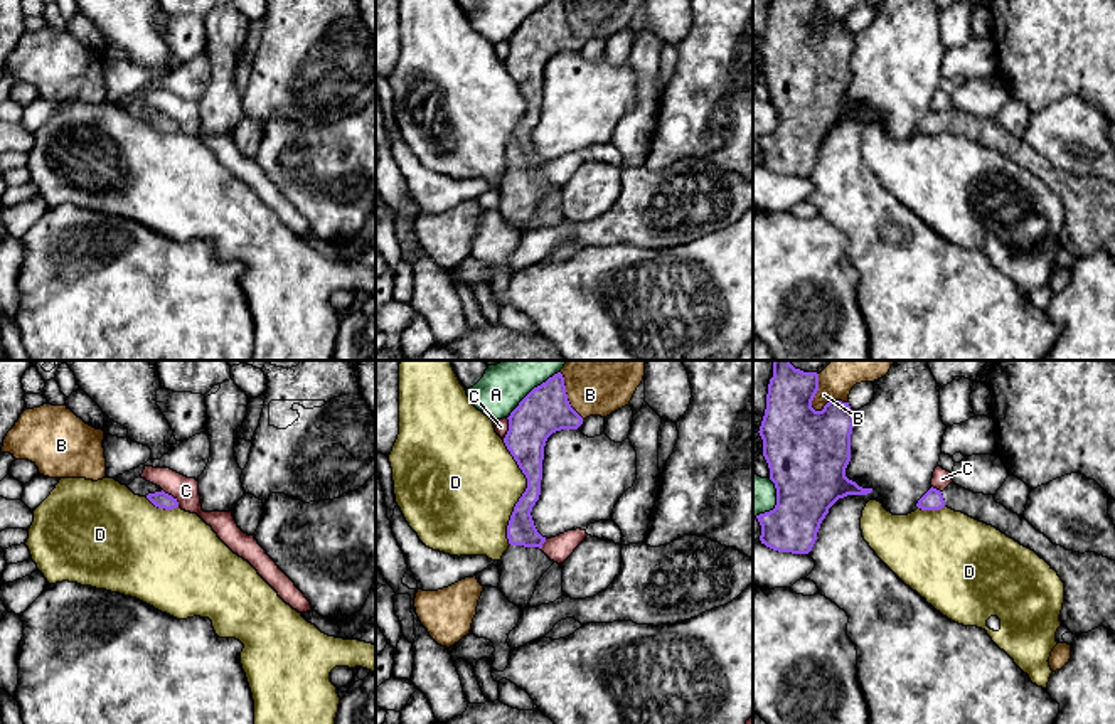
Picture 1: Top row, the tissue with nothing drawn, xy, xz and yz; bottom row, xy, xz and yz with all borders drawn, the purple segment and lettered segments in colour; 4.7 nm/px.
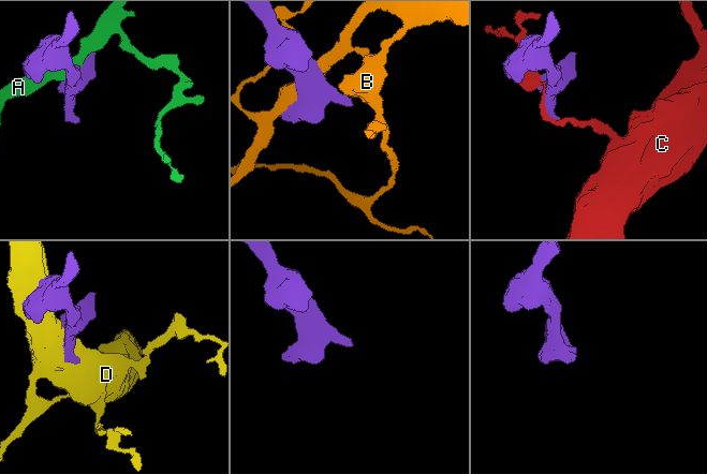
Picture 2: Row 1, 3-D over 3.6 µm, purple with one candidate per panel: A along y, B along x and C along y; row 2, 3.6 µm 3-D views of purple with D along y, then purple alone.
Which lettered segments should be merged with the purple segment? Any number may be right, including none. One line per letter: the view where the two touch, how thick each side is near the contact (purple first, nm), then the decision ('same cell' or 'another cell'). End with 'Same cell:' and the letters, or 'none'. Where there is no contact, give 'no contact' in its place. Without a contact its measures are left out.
A: contact in xz; calibres 220 and 190 nm; another cell
B: contact in yz; calibres 400 and 110 nm; another cell
C: contact in xy; calibres 80 and 120 nm; another cell
D: contact in xz; calibres 190 and 440 nm; another cell
Same cell: none

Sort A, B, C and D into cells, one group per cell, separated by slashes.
A / B / C / D

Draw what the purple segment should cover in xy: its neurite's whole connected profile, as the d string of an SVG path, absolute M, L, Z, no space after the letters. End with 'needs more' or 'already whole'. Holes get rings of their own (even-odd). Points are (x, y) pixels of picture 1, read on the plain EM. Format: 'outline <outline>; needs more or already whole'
outline M135 101L128 111L140 120L147 120L155 130L172 133L179 130L177 121L165 116L160 109L147 104L145 101Z; needs more

